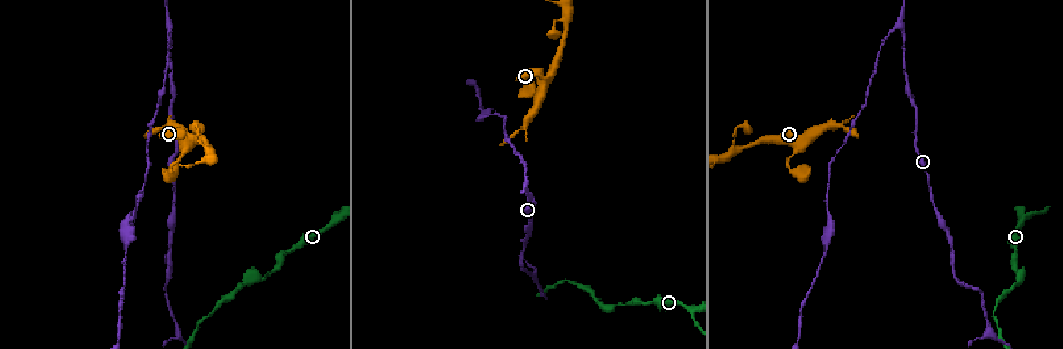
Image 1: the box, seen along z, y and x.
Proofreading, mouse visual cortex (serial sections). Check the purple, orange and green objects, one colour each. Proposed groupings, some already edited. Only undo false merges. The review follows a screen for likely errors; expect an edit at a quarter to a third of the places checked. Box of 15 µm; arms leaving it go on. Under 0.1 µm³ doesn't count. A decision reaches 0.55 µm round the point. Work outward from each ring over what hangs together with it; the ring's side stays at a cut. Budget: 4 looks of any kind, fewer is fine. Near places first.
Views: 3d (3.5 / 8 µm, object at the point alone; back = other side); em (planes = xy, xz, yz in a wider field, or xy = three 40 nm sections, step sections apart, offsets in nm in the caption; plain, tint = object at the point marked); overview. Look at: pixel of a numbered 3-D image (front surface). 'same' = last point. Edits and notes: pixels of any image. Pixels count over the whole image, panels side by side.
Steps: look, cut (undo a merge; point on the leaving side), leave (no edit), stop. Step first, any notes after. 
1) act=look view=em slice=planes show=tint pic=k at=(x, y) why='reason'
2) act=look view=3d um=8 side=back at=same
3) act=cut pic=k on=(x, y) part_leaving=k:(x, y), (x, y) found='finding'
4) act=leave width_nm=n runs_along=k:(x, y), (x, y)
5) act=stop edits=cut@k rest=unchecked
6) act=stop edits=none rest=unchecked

act=look view=3d um=3.5 pic=1 at=(169, 25) why='arms part here'

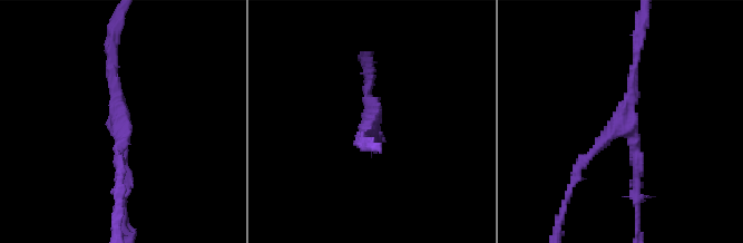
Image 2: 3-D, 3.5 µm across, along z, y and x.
act=look view=em slice=xy step=5 show=tint pic=2 at=(621, 130) why='shape alone is not enough'

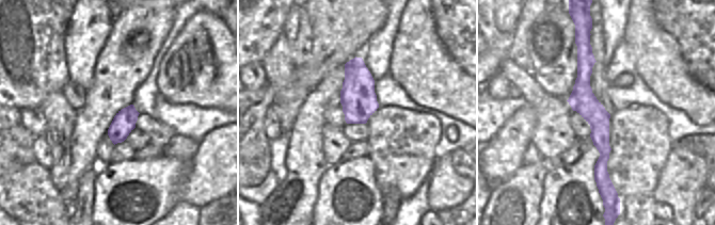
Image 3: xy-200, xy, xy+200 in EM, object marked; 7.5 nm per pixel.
act=leave width_nm=260 runs_along=3:(587, 47), (584, 101), (599, 119), (606, 177) found='one cell here'

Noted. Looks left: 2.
act=look view=3d um=3.5 pic=1 at=(550, 74) why='four arms meet'

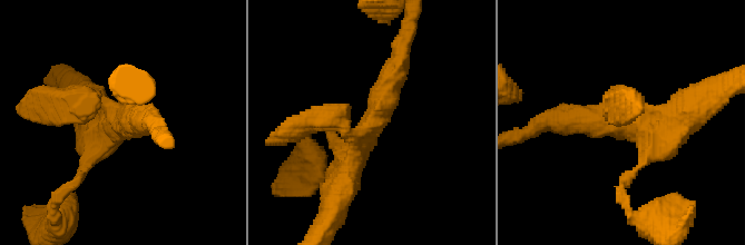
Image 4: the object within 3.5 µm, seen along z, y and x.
act=look view=em slice=xy step=1 show=tint pic=4 at=(363, 130) why='now the EM'

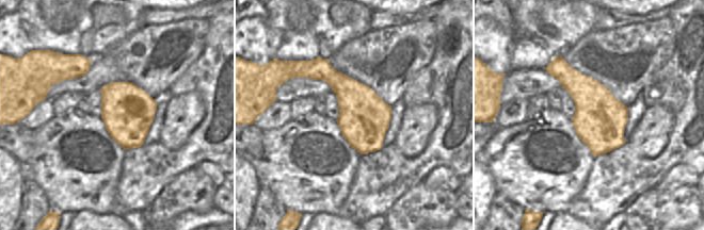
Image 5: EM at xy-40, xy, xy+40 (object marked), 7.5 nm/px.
act=leave width_nm=380 runs_along=4:(307, 124), (359, 136), (396, 65) found='continuous, no second cell'

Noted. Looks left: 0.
act=stop edits=none rest=unchecked

